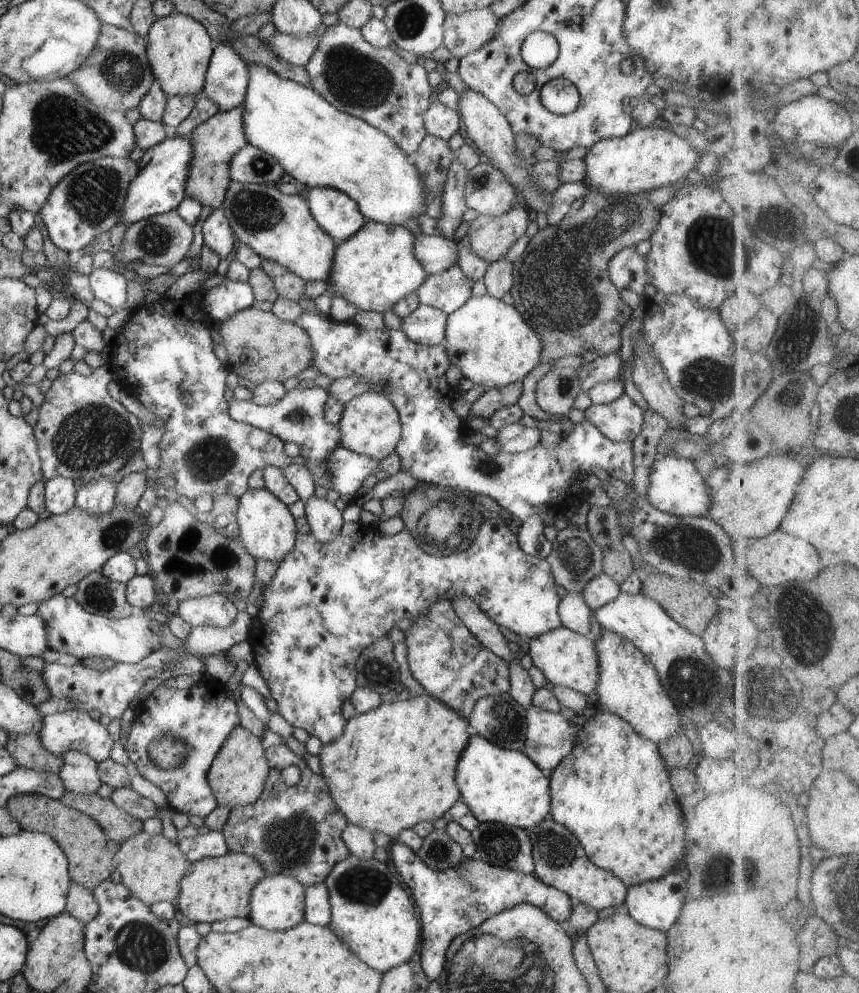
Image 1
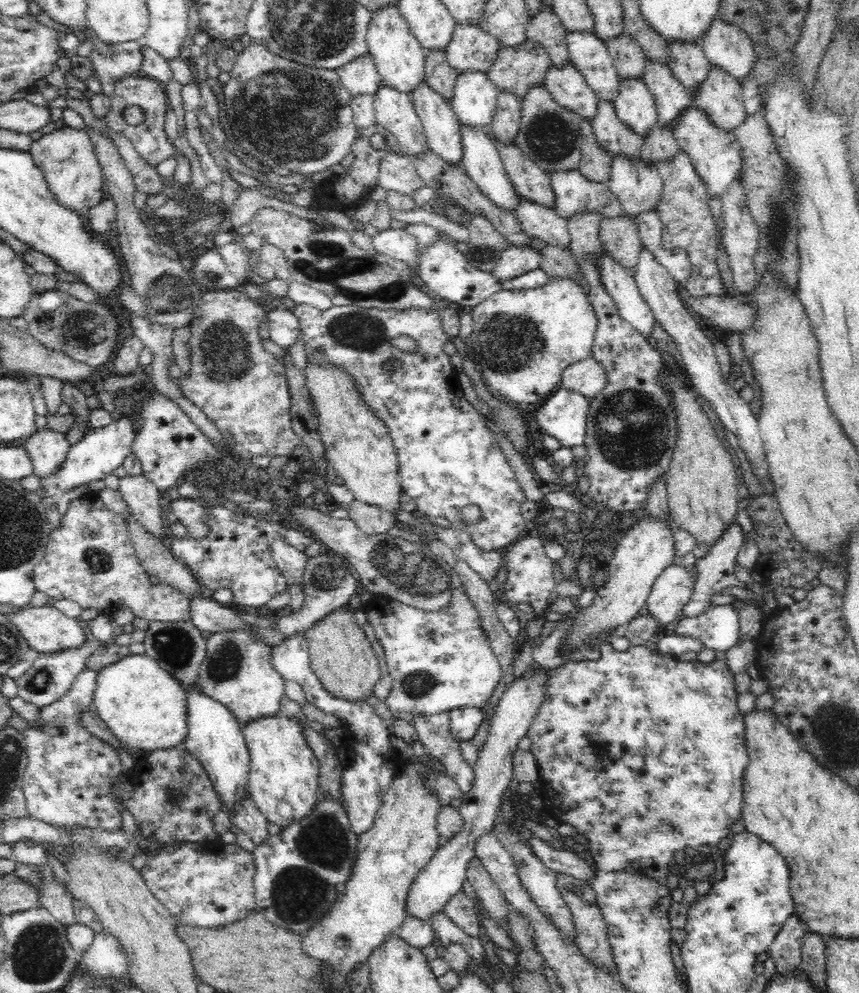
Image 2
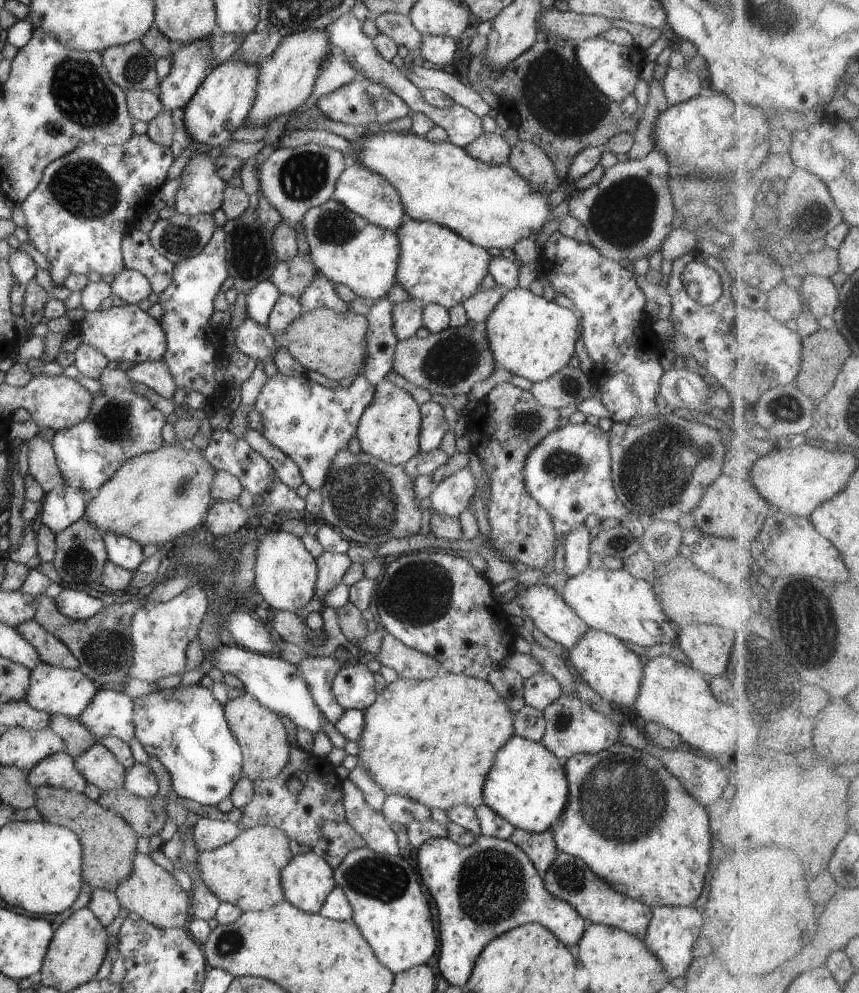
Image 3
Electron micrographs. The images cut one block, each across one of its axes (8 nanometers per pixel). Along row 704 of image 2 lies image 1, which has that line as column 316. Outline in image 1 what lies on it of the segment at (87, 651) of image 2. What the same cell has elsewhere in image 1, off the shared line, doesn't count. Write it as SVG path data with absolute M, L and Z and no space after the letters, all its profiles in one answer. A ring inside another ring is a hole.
M276 31L272 38L267 40L269 48L277 55L279 59L286 61L288 64L304 67L305 64L313 57L313 52L317 49L321 31L312 38L294 38L280 34Z

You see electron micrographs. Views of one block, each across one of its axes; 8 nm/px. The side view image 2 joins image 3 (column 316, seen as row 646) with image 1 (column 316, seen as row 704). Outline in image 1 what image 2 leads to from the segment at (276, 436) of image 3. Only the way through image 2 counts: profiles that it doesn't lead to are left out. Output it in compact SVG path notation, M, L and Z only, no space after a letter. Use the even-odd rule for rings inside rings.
M318 386L312 388L296 387L286 394L276 404L268 406L257 405L252 401L240 401L232 398L229 402L229 415L241 422L277 436L283 443L296 443L301 446L300 456L304 457L308 470L312 473L314 482L328 490L332 489L329 480L325 478L325 464L329 454L341 445L339 426L330 424L324 418L324 407L329 392Z

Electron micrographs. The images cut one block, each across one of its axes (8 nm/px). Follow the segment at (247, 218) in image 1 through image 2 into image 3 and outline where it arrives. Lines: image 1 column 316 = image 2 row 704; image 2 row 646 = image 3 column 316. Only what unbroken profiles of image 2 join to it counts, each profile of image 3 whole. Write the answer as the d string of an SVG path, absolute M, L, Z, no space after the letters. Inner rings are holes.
M334 200L308 210L302 218L302 228L316 270L332 283L348 287L358 297L379 300L386 297L390 288L398 282L401 236L396 231L370 224Z

